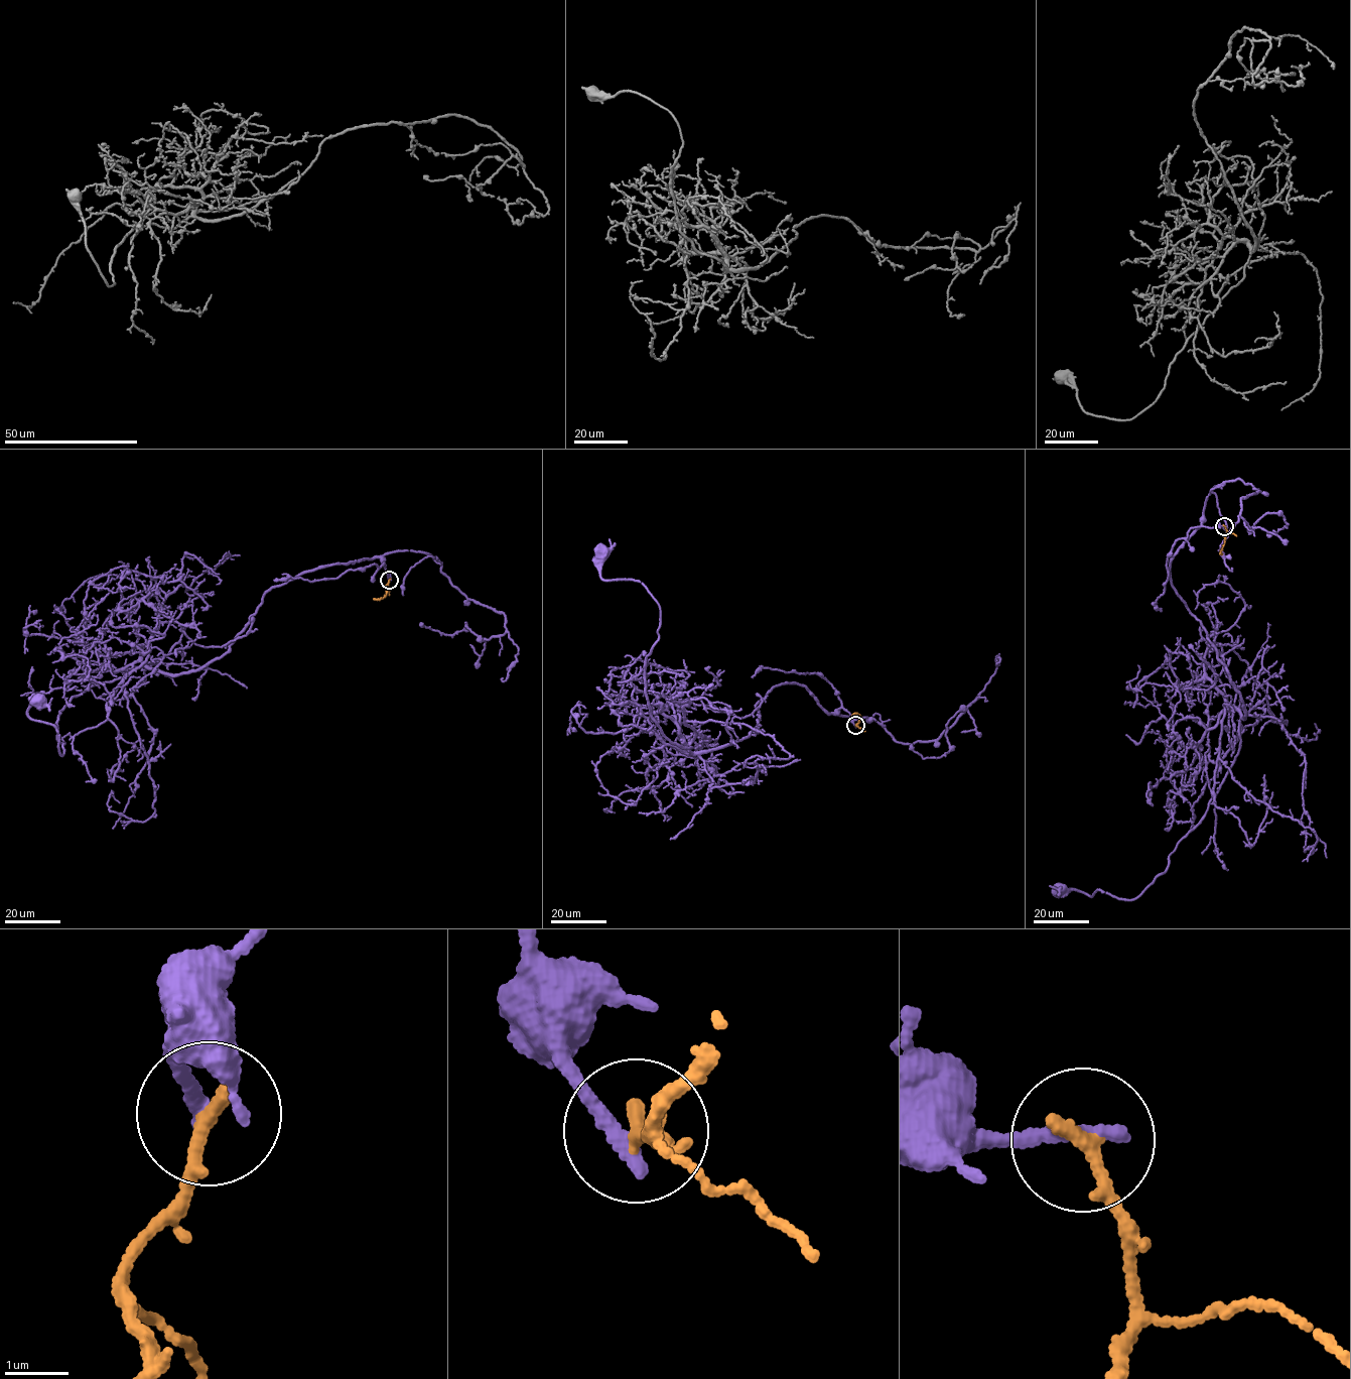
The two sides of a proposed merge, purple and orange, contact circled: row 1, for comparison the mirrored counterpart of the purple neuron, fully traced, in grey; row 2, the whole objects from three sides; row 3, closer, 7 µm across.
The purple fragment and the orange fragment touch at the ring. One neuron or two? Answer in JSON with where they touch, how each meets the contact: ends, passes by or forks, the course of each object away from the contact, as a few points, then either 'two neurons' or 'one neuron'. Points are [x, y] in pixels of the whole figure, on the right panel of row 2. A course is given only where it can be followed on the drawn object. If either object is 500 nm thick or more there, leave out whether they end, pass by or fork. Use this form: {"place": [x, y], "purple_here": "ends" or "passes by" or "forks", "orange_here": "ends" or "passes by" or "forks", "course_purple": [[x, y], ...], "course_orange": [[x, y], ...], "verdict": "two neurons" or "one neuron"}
{"place": [1224, 526], "purple_here": "ends", "orange_here": "ends", "course_purple": [[1224, 525], [1202, 518], [1169, 570], [1240, 696], [1238, 752], [1168, 869], [1134, 898], [1056, 890]], "course_orange": [[1224, 526], [1226, 533], [1222, 553]], "verdict": "two neurons"}

